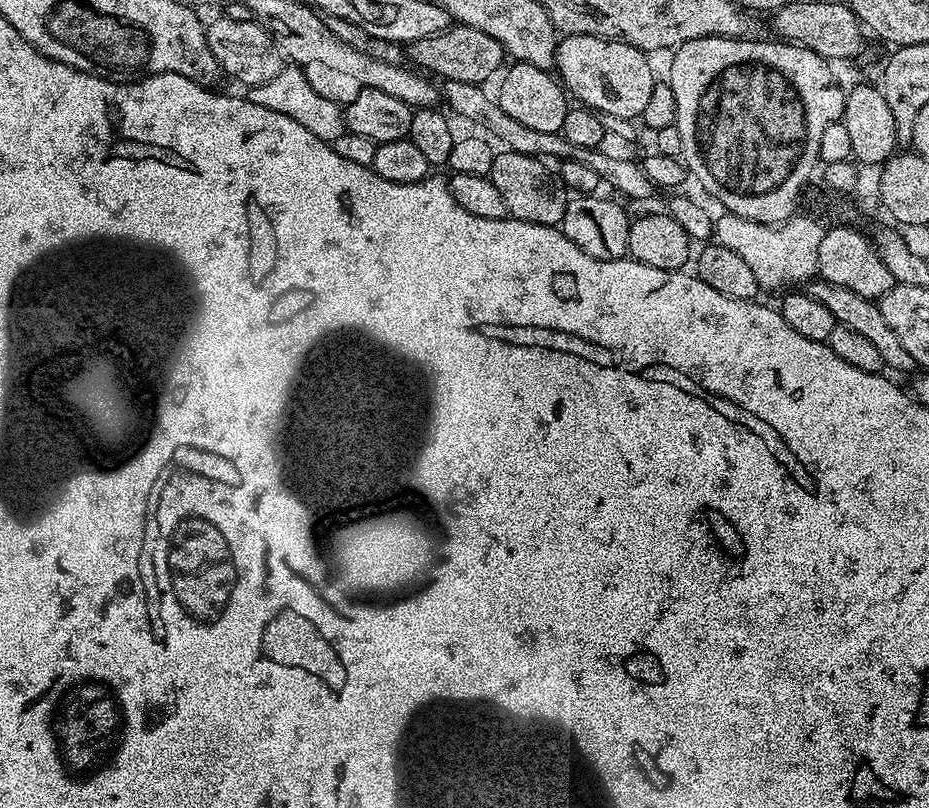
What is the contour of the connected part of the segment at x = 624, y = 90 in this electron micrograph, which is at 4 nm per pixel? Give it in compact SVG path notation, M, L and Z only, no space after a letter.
M565 35L556 45L554 68L565 89L575 99L577 96L583 107L632 122L635 116L636 119L643 117L650 90L658 83L657 77L652 77L652 64L648 60L651 59L640 49L620 40Z

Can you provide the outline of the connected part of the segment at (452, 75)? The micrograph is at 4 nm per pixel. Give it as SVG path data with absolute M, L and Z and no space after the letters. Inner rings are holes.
M457 23L430 38L418 38L407 45L406 51L409 61L425 74L440 76L441 81L470 82L481 86L487 85L487 80L492 75L495 77L505 67L504 60L506 61L504 47L494 38L490 38L490 34L482 34L482 30Z

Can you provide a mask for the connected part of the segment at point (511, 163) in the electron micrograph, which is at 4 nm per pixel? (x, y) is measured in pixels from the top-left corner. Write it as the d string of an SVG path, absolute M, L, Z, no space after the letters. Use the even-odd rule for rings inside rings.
M500 150L494 158L494 166L490 166L488 179L492 180L496 189L502 193L511 219L555 228L566 214L570 193L560 181L559 175L553 169L551 172L544 164L547 163L538 156Z

